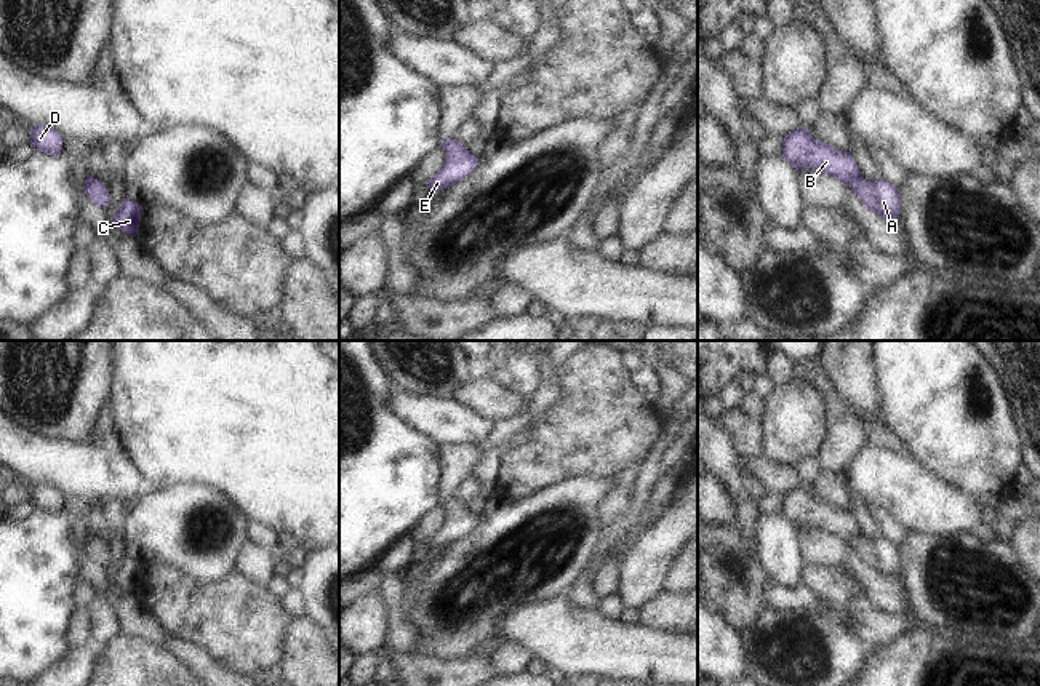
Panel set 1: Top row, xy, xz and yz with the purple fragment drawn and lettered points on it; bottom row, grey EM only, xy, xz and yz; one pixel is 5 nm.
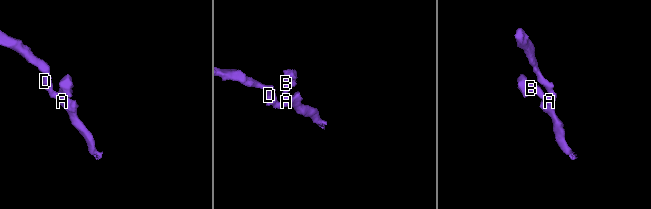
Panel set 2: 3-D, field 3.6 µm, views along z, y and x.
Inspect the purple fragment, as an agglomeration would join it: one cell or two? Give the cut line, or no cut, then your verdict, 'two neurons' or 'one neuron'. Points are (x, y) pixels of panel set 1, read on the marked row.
cut none; one neuron

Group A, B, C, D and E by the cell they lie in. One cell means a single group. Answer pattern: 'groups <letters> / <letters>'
groups A B C D E

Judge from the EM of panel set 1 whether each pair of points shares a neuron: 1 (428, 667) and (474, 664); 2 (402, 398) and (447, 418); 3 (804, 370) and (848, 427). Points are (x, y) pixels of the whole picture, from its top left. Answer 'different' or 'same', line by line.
1: same
2: same
3: same

